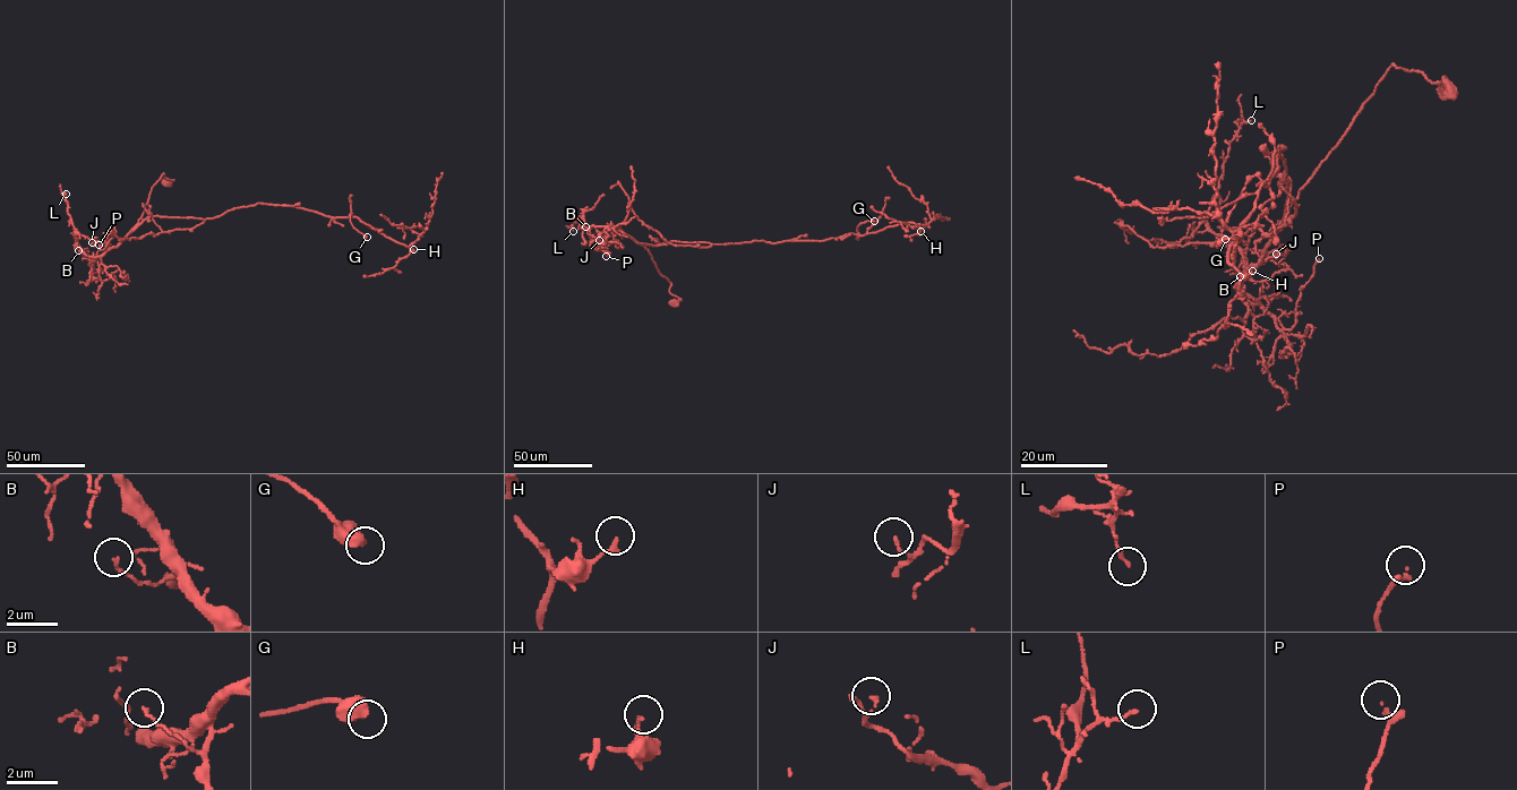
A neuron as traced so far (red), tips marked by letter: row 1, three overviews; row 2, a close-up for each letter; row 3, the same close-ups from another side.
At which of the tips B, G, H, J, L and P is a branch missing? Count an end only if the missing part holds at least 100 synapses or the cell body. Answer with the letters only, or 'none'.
none

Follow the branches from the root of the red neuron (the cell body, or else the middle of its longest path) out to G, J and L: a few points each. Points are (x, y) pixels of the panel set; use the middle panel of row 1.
G: (674, 302), (680, 299), (669, 292), (670, 283), (643, 245), (822, 241), (858, 234), (860, 223), (874, 221)
J: (674, 302), (680, 299), (669, 292), (670, 283), (659, 272), (643, 245), (615, 229), (610, 245), (599, 240)
L: (674, 302), (680, 299), (669, 292), (670, 283), (643, 245), (609, 226), (586, 229), (582, 214), (573, 231)

